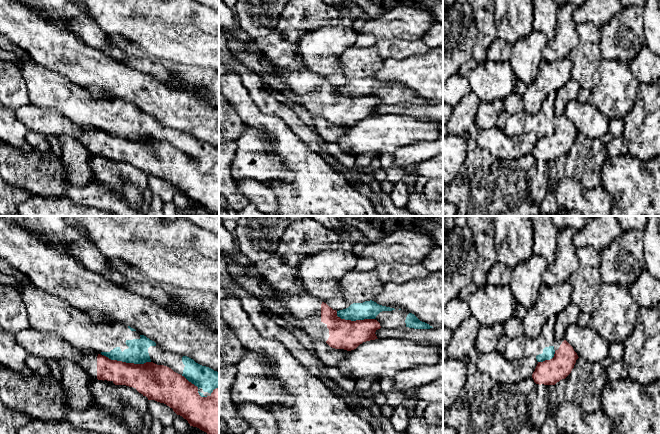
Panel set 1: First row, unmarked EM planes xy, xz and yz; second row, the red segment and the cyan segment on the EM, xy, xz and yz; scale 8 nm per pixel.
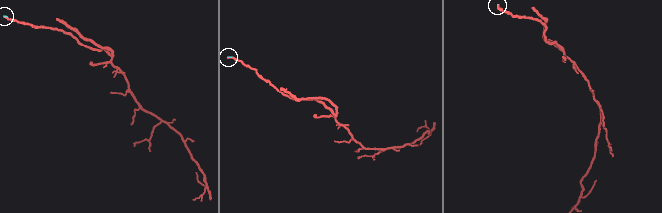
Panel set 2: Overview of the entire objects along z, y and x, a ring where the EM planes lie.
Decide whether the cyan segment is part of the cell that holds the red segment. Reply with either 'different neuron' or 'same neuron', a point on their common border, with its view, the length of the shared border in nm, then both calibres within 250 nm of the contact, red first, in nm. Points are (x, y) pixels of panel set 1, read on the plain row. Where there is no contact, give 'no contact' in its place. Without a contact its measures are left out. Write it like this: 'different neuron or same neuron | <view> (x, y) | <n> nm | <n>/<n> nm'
different neuron | xy (127, 139) | 380 nm | 260/170 nm

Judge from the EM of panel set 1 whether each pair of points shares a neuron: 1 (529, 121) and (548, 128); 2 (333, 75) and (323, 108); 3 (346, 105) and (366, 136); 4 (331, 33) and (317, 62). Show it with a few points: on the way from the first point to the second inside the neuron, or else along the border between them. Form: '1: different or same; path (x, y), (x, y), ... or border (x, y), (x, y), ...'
1: same; path (534, 123), (543, 125)
2: different; border (310, 72), (319, 74), (336, 87)
3: different; border (377, 114), (363, 117), (348, 127)
4: same; path (331, 40), (317, 55)

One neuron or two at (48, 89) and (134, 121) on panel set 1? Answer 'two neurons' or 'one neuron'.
one neuron

